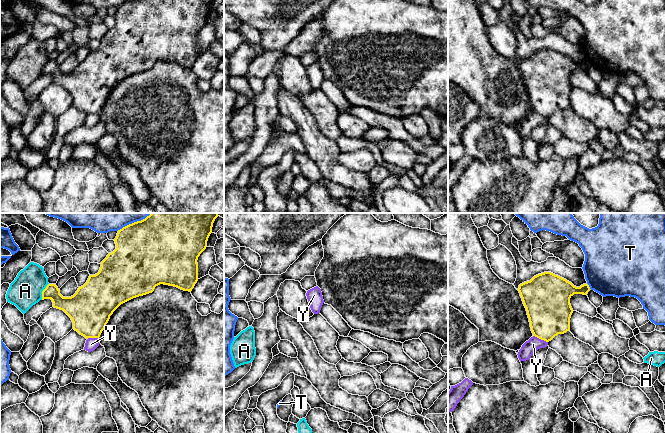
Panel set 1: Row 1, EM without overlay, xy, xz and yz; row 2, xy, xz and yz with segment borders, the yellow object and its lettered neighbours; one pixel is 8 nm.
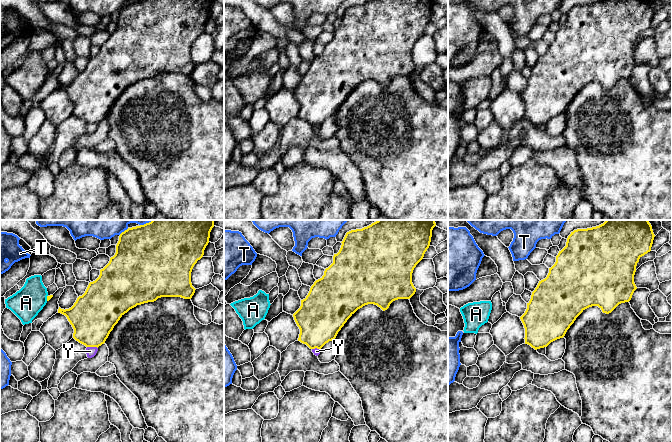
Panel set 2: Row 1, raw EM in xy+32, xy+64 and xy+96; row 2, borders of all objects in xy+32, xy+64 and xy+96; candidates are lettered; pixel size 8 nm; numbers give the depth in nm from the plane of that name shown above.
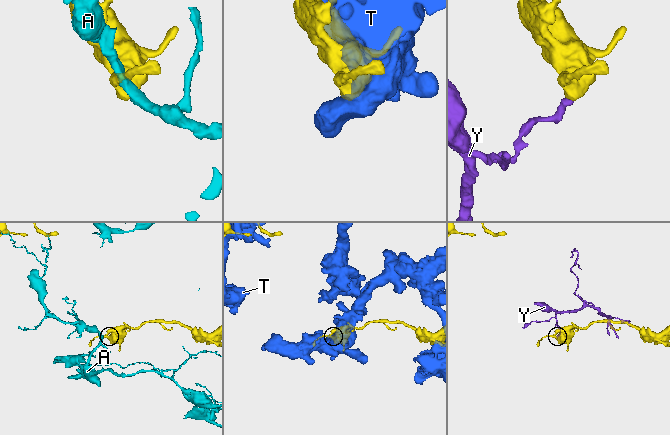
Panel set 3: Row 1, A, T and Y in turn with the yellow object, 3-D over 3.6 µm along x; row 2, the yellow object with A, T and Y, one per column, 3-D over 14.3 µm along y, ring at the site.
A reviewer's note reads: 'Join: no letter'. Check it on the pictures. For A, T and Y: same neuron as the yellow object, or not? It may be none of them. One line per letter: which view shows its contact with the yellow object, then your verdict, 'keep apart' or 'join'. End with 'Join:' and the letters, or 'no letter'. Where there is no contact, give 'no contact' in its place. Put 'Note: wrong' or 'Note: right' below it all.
A: xy | keep apart
T: xy | keep apart
Y: yz | keep apart
Join: no letter
Note: right

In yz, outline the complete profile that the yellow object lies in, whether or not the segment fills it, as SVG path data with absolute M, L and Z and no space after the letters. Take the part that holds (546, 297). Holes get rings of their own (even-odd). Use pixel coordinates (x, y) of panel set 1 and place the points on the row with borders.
M551 272L534 276L519 285L518 291L526 308L533 336L551 341L558 334L570 330L573 309L570 298L574 294L587 295L589 285L574 286Z

